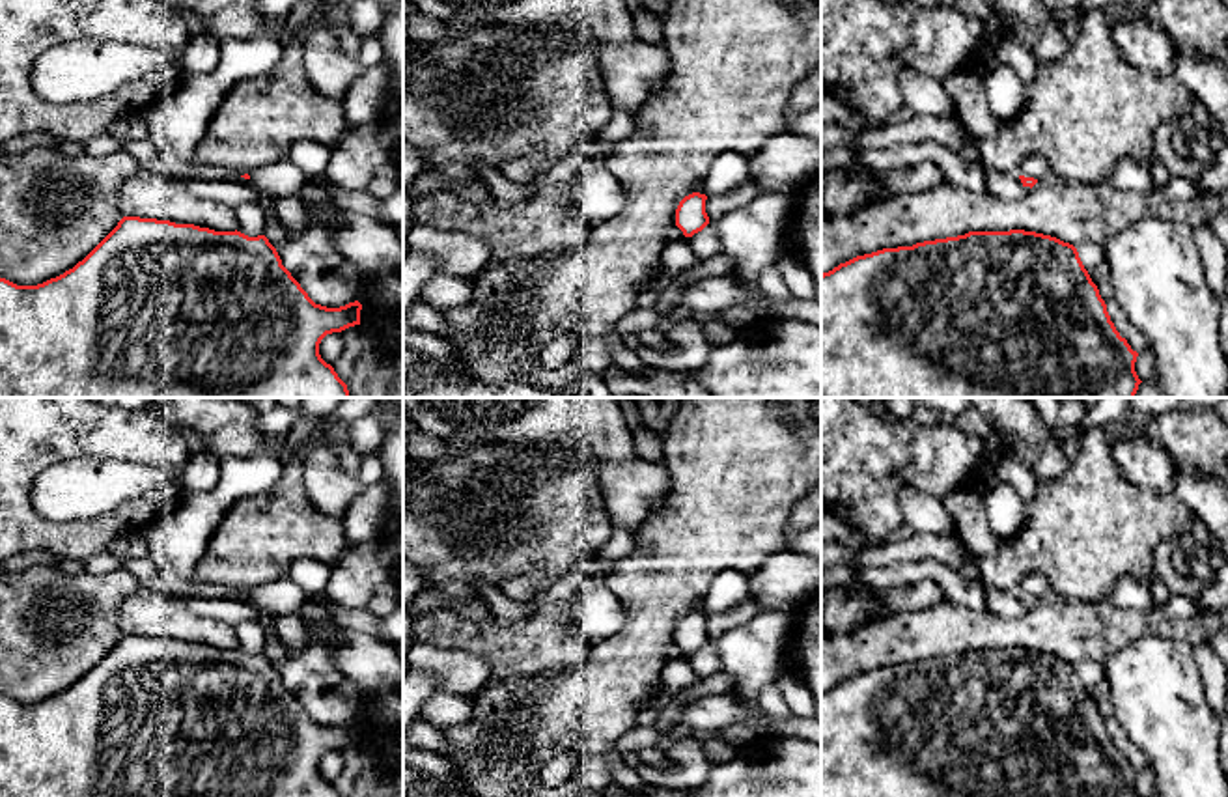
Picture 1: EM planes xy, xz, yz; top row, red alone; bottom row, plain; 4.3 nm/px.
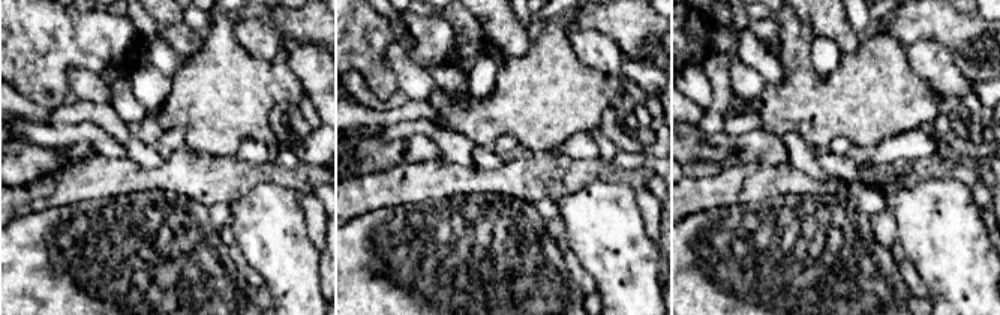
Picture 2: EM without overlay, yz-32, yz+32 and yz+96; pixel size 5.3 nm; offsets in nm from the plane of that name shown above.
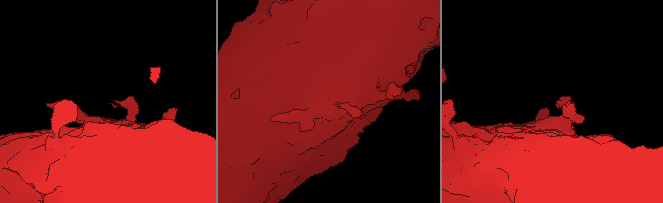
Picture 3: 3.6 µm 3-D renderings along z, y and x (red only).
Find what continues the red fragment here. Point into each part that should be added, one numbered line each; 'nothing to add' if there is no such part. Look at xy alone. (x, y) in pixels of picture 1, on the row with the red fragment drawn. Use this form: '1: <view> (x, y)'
nothing to add

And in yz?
1: yz (1036, 167)

